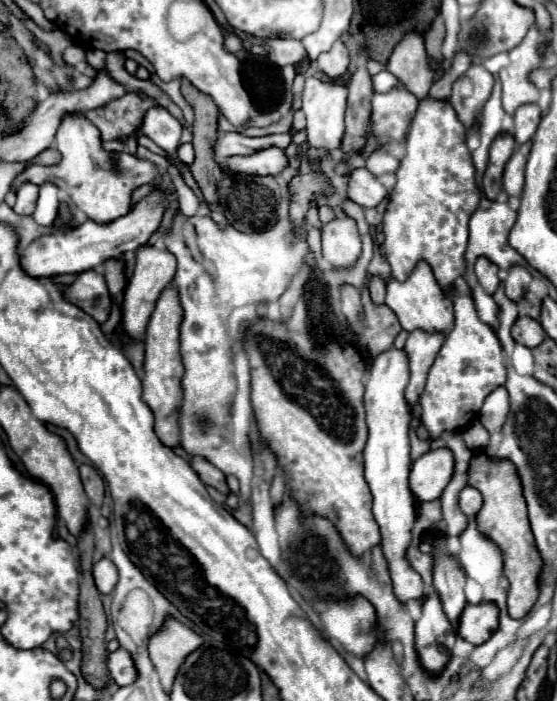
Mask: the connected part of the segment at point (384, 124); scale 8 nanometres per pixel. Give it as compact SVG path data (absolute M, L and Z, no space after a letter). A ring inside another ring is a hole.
M401 83L389 93L373 95L371 131L377 135L383 147L407 137L417 105L419 101L411 93L405 93L405 89L401 89Z

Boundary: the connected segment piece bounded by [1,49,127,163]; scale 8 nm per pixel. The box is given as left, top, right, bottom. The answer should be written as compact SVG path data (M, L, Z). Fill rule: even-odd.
M89 49L87 51L87 61L89 65L97 70L97 77L93 79L91 85L83 91L57 91L57 93L49 93L47 99L43 99L35 113L31 113L27 119L25 119L25 129L21 129L21 133L13 133L13 137L3 137L1 141L1 157L5 161L31 161L33 157L37 157L41 151L45 151L47 147L51 147L51 143L55 141L55 133L61 125L61 121L67 117L67 115L83 115L91 109L97 109L97 107L103 107L119 97L123 97L127 93L127 87L117 83L111 73L107 71L105 67L105 57L107 53L105 51L99 51L99 49Z

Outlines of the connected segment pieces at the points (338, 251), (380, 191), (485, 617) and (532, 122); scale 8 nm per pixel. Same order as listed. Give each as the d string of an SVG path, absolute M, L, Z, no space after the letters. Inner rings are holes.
M343 215L323 225L323 257L333 269L349 269L361 255L361 239L351 217Z
M355 169L349 173L349 199L365 209L377 207L387 197L387 189L367 169Z
M479 603L467 605L457 623L457 635L471 645L485 643L499 625L499 613L495 605Z
M523 105L515 113L515 141L517 145L523 145L531 141L533 133L537 131L537 125L541 123L541 109L537 105Z

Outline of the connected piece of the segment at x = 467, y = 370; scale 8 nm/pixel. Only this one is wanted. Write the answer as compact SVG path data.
M455 295L455 327L447 335L433 367L429 369L421 403L421 423L429 431L429 439L441 437L445 431L463 431L469 427L483 407L483 401L499 385L505 385L507 371L503 365L503 349L493 327L479 321L473 297Z

